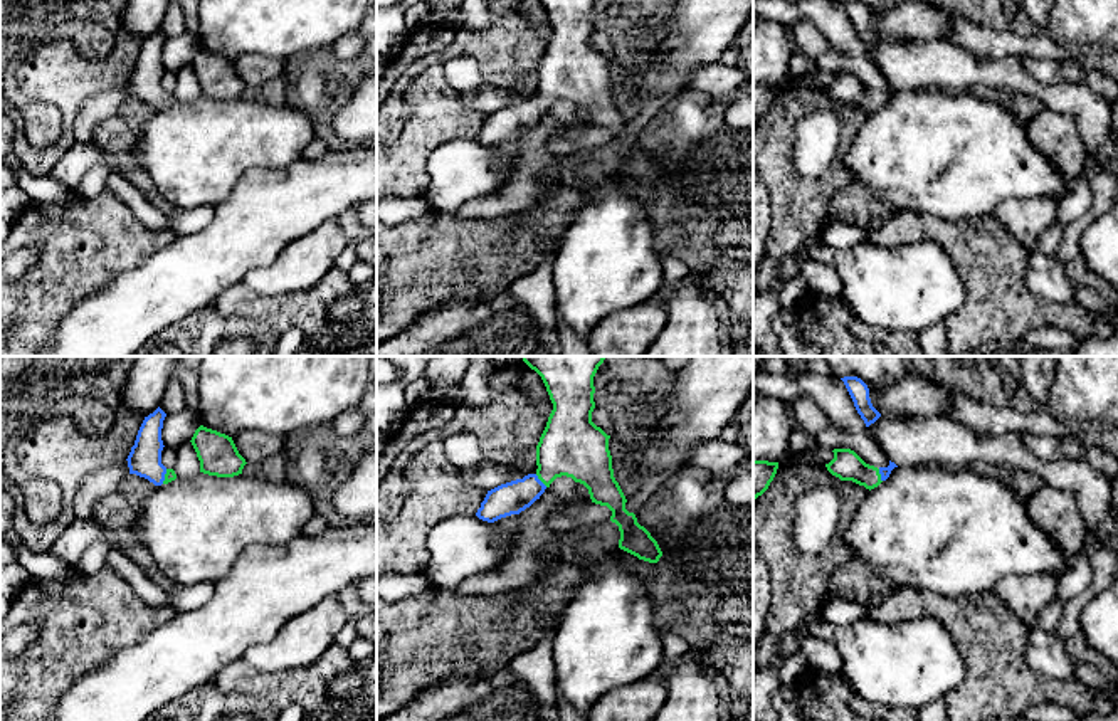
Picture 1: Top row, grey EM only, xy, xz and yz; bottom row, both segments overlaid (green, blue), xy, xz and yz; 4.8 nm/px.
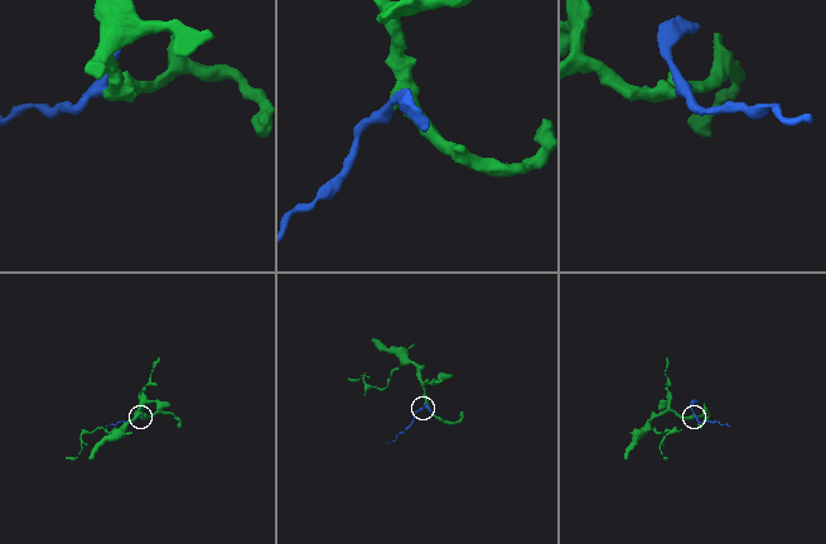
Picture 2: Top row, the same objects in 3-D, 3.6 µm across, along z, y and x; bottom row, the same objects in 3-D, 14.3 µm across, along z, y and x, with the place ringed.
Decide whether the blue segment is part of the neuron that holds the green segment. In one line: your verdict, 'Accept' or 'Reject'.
Accept

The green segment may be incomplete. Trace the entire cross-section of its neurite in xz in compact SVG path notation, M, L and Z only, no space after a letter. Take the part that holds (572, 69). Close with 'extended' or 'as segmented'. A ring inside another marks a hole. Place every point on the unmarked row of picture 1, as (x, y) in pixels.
M541 0L553 34L536 69L536 96L488 114L476 139L494 146L519 138L562 99L588 113L595 128L612 134L619 150L619 171L639 183L657 187L662 175L651 156L625 133L625 119L614 101L609 62L592 45L593 0Z; extended

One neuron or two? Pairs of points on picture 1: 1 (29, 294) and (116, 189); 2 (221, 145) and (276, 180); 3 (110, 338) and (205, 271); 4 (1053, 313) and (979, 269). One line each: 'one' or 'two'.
1: two
2: two
3: one
4: one

